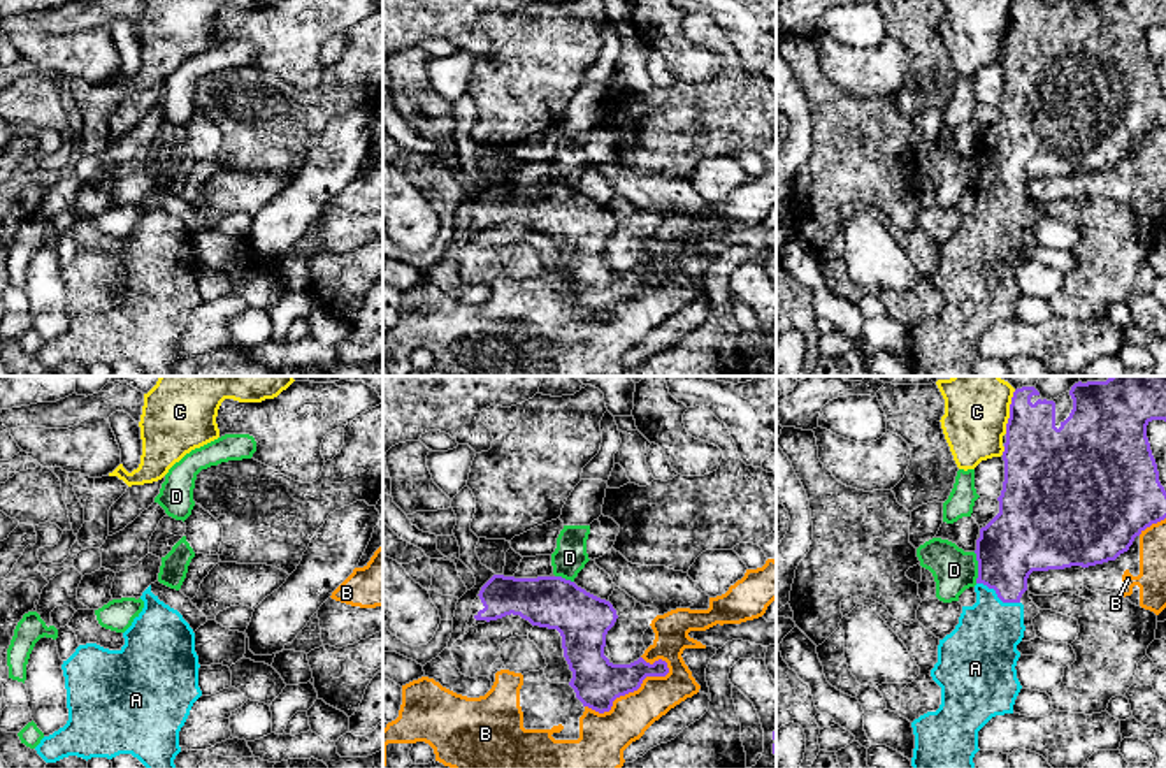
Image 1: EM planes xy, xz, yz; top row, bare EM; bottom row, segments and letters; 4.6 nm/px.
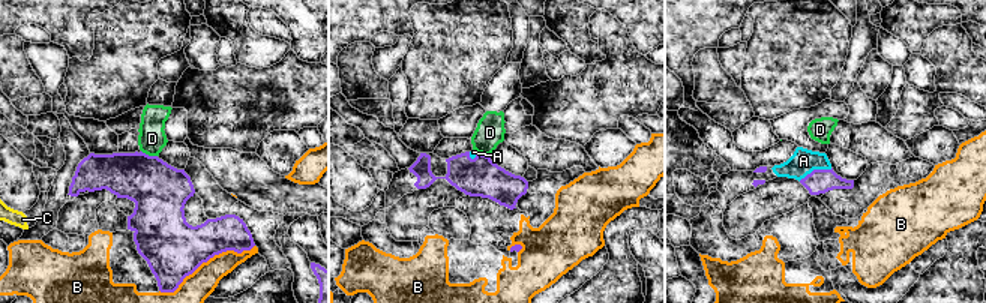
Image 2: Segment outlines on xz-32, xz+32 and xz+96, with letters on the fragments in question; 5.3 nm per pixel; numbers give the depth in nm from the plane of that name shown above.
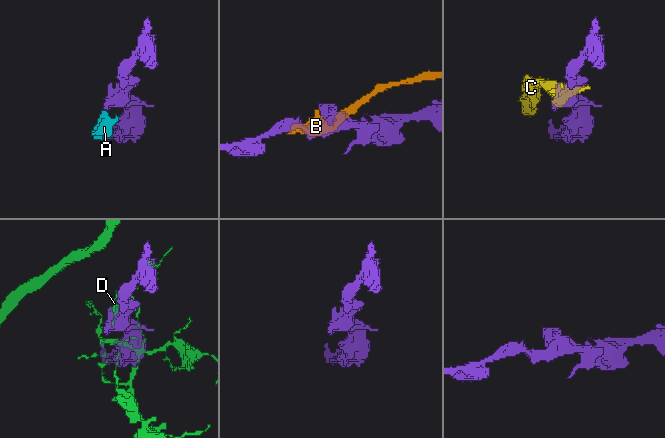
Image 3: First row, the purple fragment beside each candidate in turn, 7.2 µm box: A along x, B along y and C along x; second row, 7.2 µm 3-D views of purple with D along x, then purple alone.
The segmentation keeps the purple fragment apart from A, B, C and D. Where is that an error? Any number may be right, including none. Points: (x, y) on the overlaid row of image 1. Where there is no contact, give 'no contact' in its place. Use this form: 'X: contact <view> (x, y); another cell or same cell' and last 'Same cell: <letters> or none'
A: contact yz (998, 596); same cell
B: contact xz (629, 691); another cell
C: contact yz (1010, 412); another cell
D: contact yz (978, 568); another cell
Same cell: A

